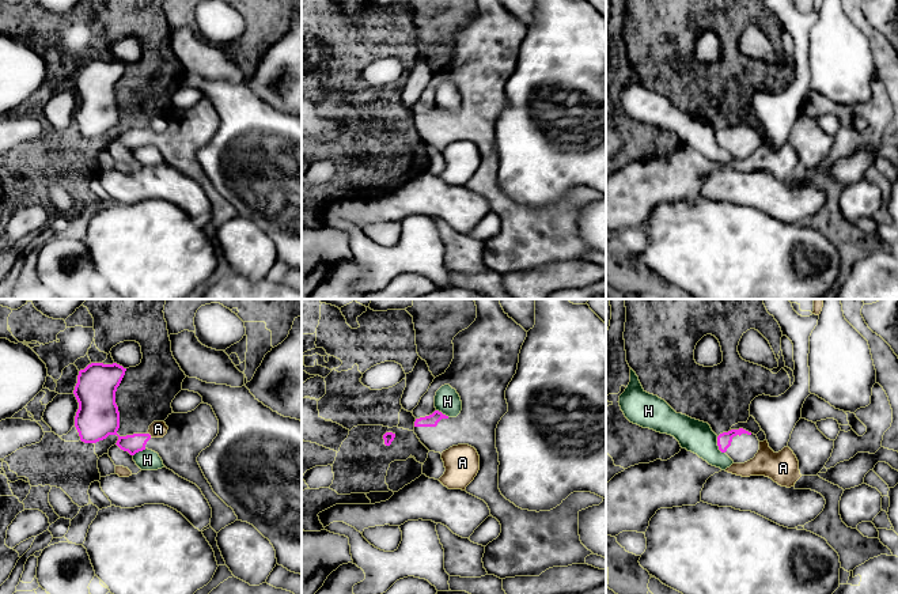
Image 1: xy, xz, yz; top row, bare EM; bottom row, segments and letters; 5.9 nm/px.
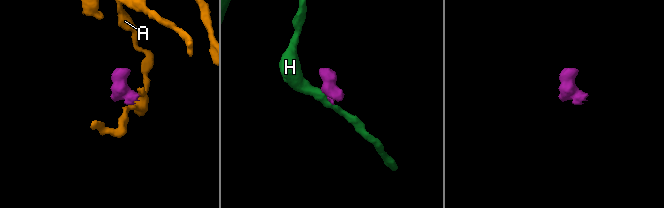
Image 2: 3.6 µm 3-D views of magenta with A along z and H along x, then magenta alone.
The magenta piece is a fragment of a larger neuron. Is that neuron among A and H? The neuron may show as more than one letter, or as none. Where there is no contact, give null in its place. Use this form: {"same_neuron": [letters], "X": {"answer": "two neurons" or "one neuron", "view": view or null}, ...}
{"same_neuron": [], "A": {"answer": "two neurons", "view": "xy"}, "H": {"answer": "two neurons", "view": "yz"}}

